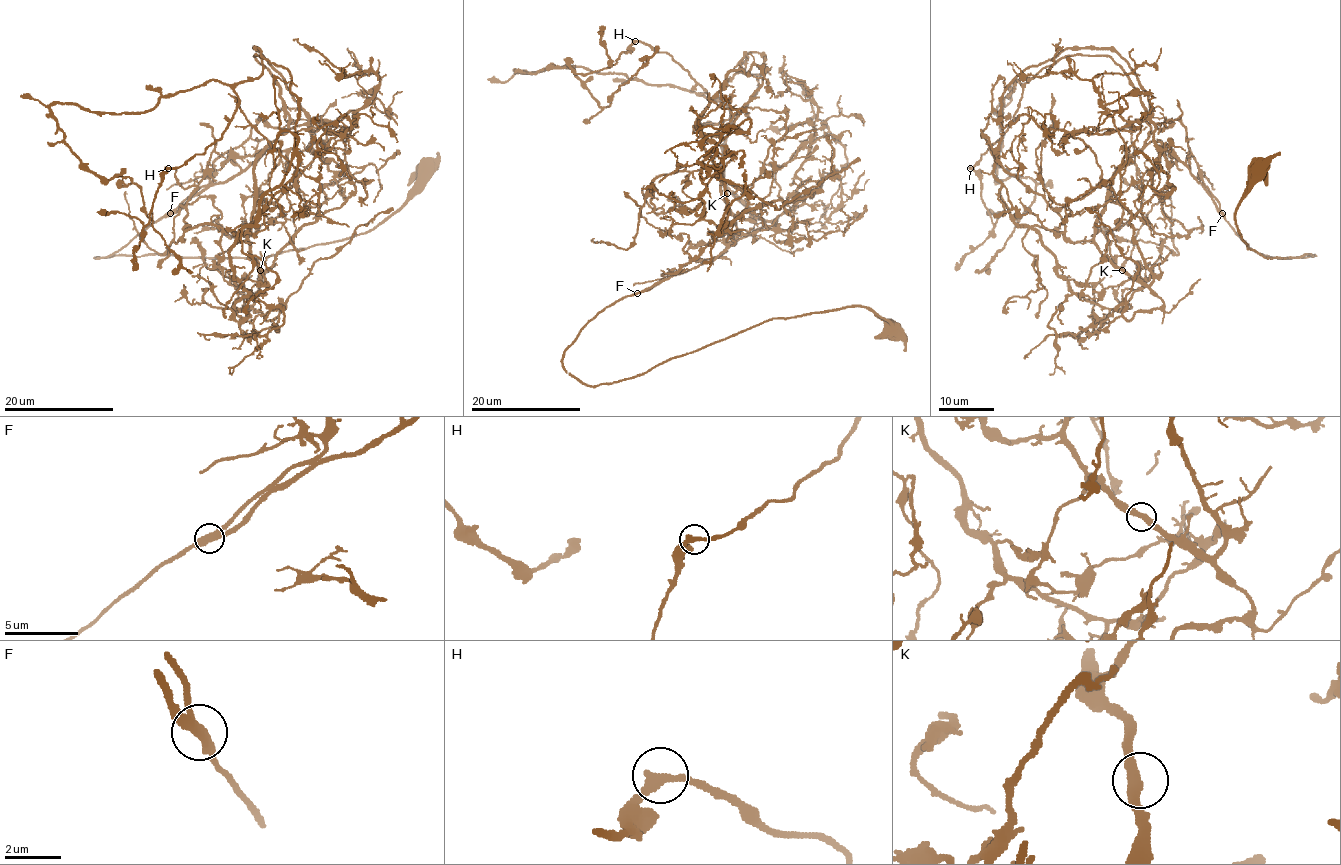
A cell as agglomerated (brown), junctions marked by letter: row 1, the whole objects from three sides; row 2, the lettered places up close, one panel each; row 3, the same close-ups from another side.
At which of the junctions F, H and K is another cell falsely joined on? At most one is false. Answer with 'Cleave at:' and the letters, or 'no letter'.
Cleave at: F

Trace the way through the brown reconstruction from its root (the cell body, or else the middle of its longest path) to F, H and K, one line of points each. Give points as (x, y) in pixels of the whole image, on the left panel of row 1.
F: (422, 168), (412, 194), (399, 208), (371, 229), (341, 240), (253, 258), (95, 258), (117, 252), (169, 214)
H: (422, 168), (399, 208), (341, 240), (95, 258), (287, 128), (257, 54), (223, 135), (168, 168)
K: (422, 168), (399, 208), (341, 240), (253, 258), (95, 258), (245, 171), (268, 141), (248, 234), (260, 270)

